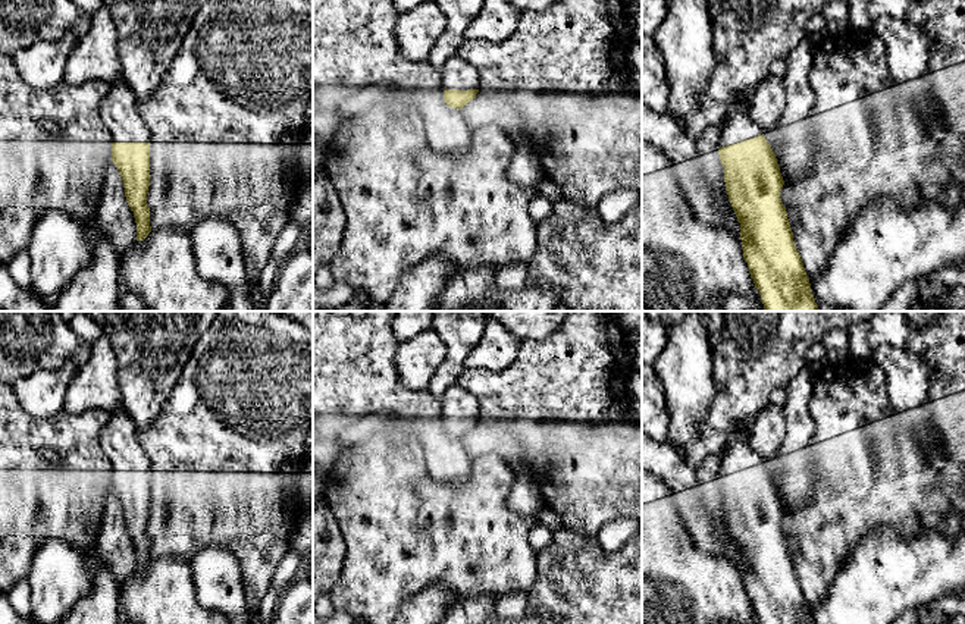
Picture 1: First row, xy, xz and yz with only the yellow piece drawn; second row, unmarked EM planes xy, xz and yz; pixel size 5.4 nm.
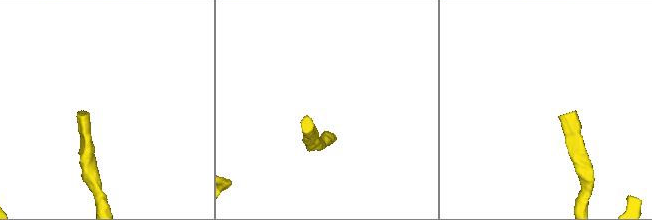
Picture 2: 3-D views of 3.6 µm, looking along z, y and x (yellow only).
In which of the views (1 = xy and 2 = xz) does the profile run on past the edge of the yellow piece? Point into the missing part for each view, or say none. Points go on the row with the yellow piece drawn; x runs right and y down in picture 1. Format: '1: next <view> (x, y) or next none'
1: next xy (118, 110)
2: next xz (456, 74)

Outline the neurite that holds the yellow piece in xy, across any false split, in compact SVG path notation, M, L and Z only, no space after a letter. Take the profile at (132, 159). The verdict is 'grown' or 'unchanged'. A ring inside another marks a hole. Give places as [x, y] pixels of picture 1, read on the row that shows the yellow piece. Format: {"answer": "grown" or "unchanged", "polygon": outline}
{"answer": "grown", "polygon": "M125 79L110 85L100 117L112 135L112 162L123 181L128 206L137 223L137 241L151 232L147 194L150 186L150 132L137 109L137 97Z"}

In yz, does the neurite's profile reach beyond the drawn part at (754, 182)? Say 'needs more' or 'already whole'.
needs more

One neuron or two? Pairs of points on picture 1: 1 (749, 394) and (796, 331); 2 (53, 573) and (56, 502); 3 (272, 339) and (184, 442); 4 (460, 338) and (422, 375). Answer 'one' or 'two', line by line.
1: one
2: two
3: one
4: two

